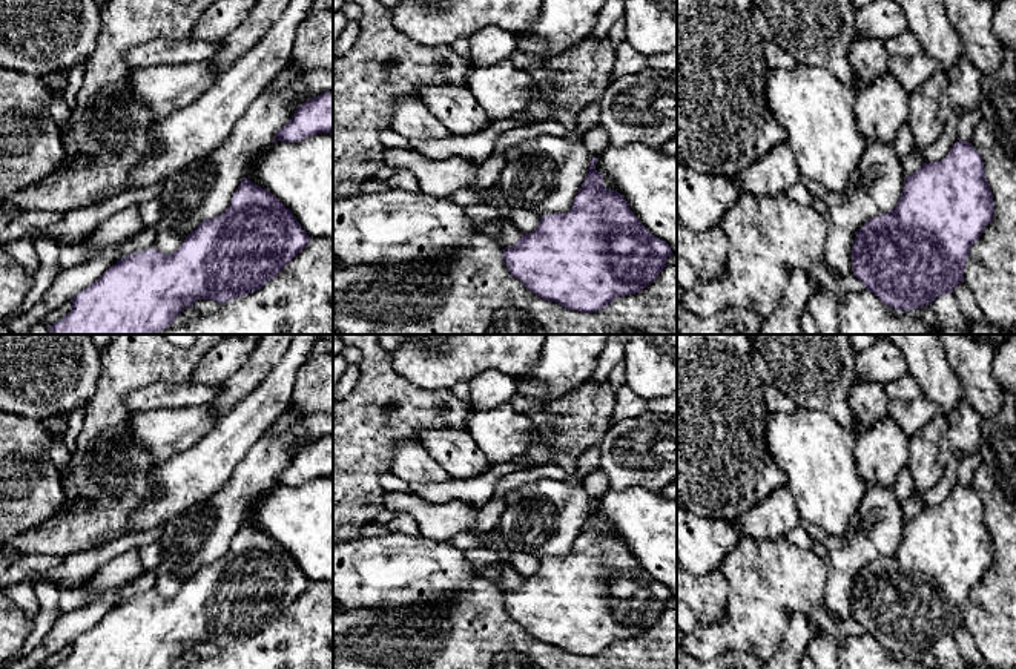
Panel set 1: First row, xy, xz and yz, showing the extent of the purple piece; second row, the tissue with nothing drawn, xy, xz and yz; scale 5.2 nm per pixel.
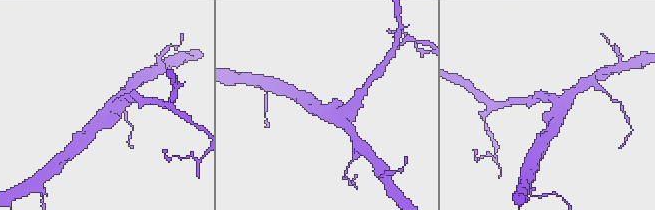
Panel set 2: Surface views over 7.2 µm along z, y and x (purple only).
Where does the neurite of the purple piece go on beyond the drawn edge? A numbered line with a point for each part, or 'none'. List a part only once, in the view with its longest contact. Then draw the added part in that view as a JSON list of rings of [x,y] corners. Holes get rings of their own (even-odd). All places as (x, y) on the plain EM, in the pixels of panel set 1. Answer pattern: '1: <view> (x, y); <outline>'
none

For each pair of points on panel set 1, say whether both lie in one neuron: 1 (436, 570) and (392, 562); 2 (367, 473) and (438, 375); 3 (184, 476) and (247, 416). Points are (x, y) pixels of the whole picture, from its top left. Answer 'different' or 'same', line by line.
1: same
2: different
3: same

